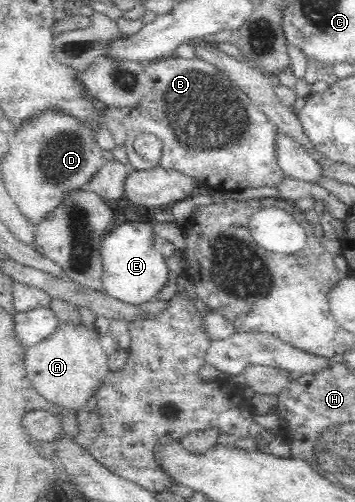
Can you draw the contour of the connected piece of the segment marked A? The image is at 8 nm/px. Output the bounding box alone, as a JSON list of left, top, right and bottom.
[25,324,109,413]

